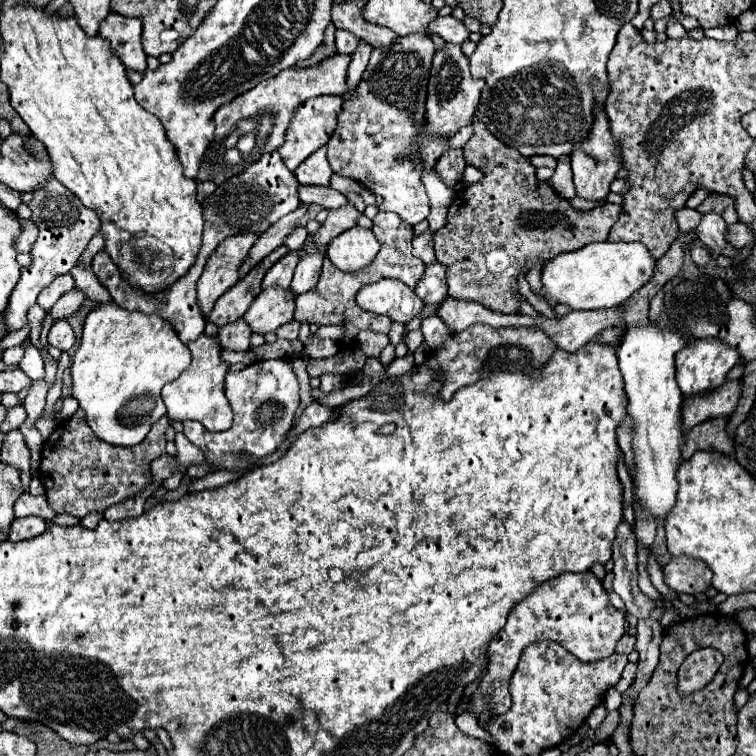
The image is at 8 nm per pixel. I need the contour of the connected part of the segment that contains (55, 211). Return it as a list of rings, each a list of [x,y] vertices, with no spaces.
[[[56,178],[48,180],[48,184],[44,188],[38,188],[32,192],[32,202],[30,202],[30,210],[32,210],[32,222],[40,228],[38,240],[32,246],[32,264],[28,268],[22,268],[22,276],[8,300],[8,308],[4,310],[4,328],[6,334],[16,332],[20,328],[26,326],[26,314],[28,308],[32,308],[36,304],[38,294],[60,274],[70,272],[72,266],[76,266],[80,254],[86,250],[90,238],[94,234],[98,234],[100,230],[100,218],[96,216],[96,212],[92,212],[90,208],[86,208],[68,188],[64,188]]]

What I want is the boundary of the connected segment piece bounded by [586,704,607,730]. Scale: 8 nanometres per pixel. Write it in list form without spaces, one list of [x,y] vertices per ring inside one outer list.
[[[599,705],[590,713],[586,723],[593,730],[597,729],[597,727],[602,723],[602,720],[607,716],[607,711],[604,705]]]

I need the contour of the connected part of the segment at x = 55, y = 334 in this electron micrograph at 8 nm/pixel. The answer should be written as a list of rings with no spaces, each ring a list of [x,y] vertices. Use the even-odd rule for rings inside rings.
[[[58,320],[54,322],[54,326],[50,328],[50,334],[48,334],[48,342],[50,346],[66,352],[70,350],[74,344],[72,344],[72,328],[66,320]]]

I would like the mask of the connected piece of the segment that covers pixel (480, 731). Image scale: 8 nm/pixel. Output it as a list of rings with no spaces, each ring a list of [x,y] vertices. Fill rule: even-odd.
[[[472,712],[458,714],[458,716],[456,716],[456,726],[458,726],[464,734],[476,736],[476,738],[480,738],[480,740],[484,740],[484,742],[492,742],[492,736],[490,736],[484,728],[480,728],[480,726],[478,726],[476,716],[474,716]]]

